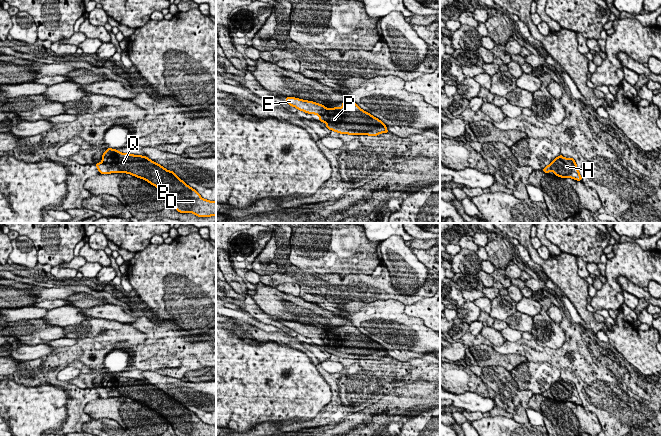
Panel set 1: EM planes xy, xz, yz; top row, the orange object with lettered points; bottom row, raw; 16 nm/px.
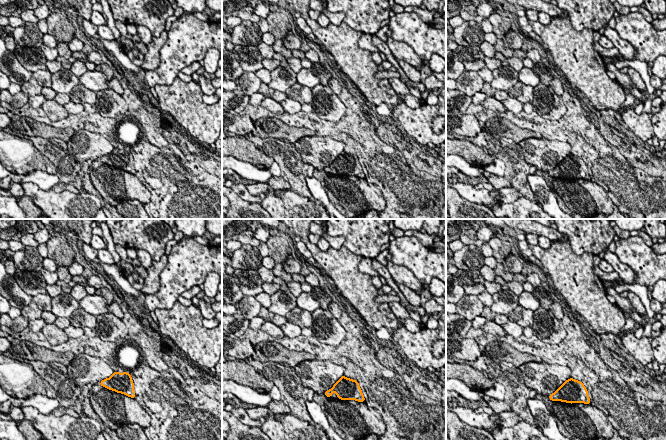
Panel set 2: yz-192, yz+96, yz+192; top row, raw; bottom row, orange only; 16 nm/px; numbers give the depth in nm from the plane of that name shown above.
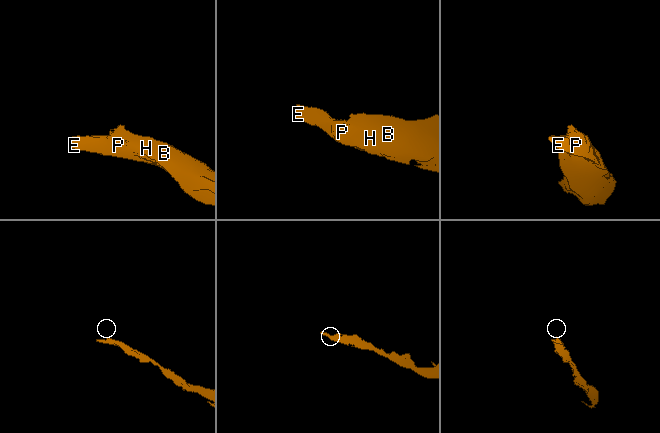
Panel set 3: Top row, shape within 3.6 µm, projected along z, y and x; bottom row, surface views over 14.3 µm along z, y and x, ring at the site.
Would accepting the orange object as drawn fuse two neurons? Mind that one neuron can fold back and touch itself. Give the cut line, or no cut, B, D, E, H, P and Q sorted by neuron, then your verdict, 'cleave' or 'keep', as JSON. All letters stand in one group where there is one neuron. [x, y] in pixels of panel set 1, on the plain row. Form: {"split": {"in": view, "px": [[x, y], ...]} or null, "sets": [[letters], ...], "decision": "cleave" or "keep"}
{"split": null, "sets": [["B", "D", "E", "H", "P", "Q"]], "decision": "keep"}

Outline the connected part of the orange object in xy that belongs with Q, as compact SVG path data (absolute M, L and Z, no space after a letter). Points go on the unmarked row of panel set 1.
M107 372L102 378L102 386L95 390L100 398L127 397L144 403L166 418L178 436L216 436L216 425L203 423L173 395L165 393L146 380Z

